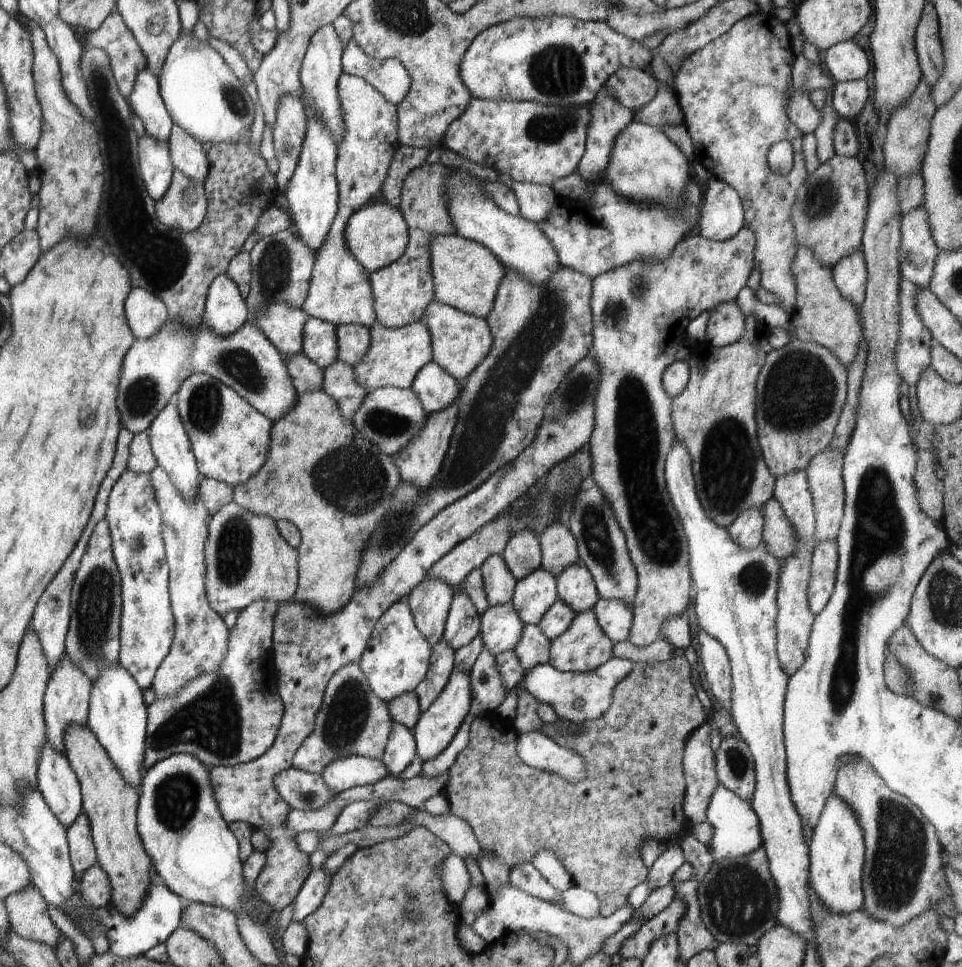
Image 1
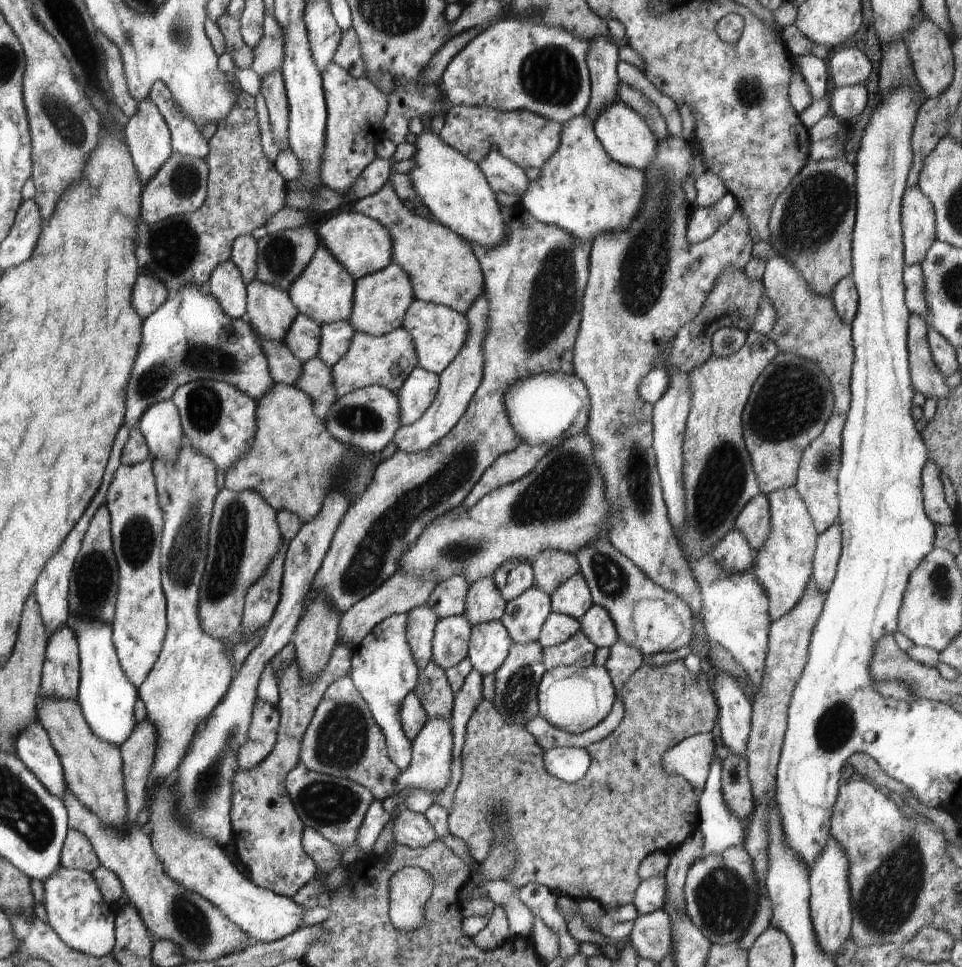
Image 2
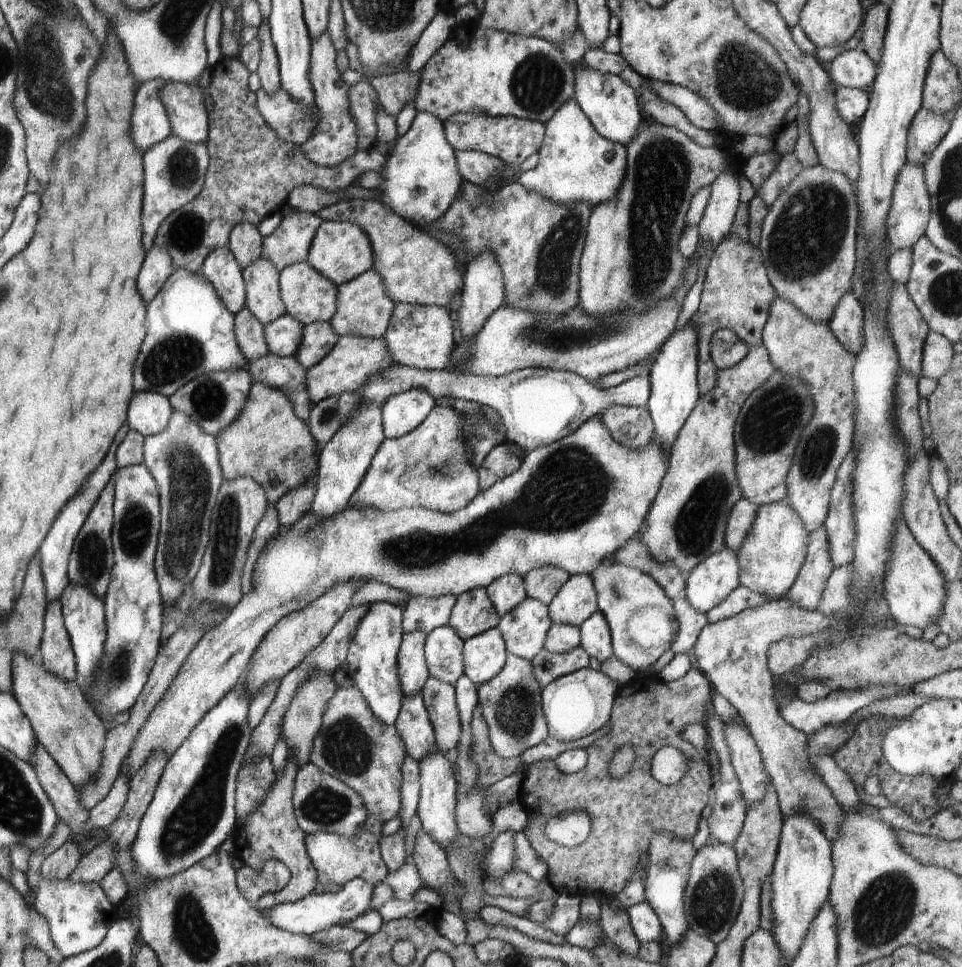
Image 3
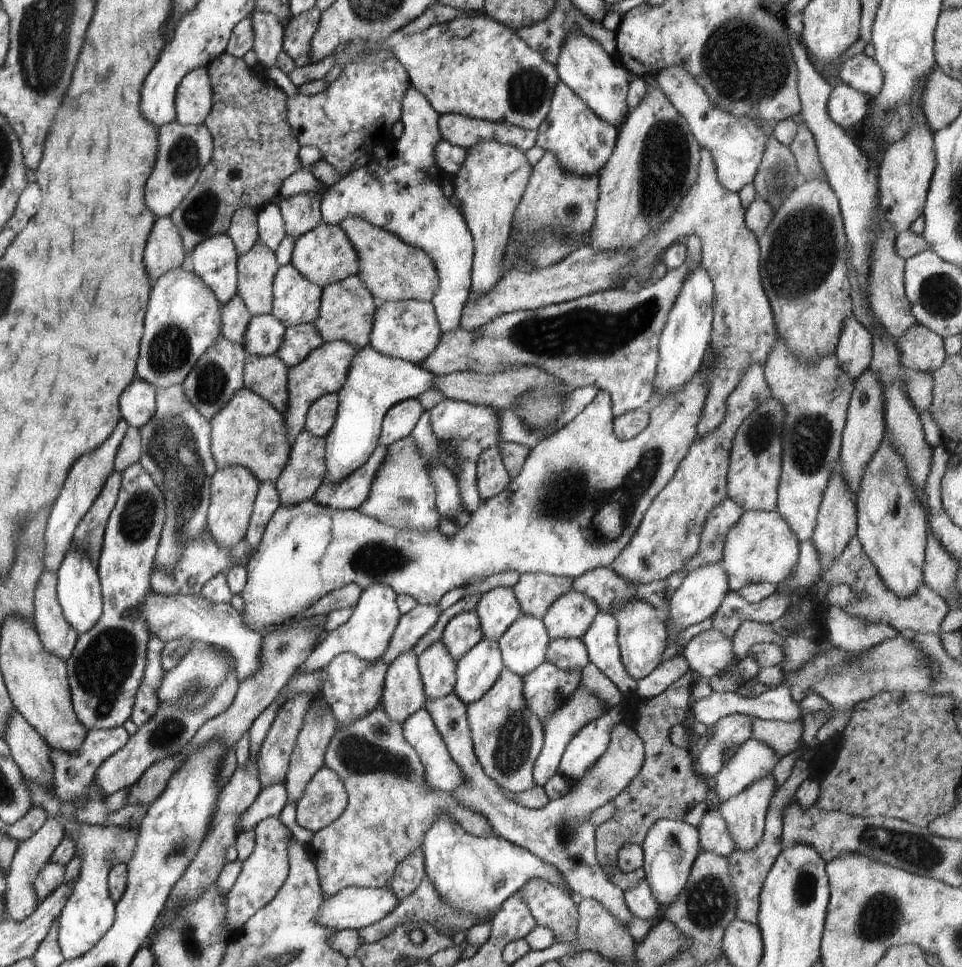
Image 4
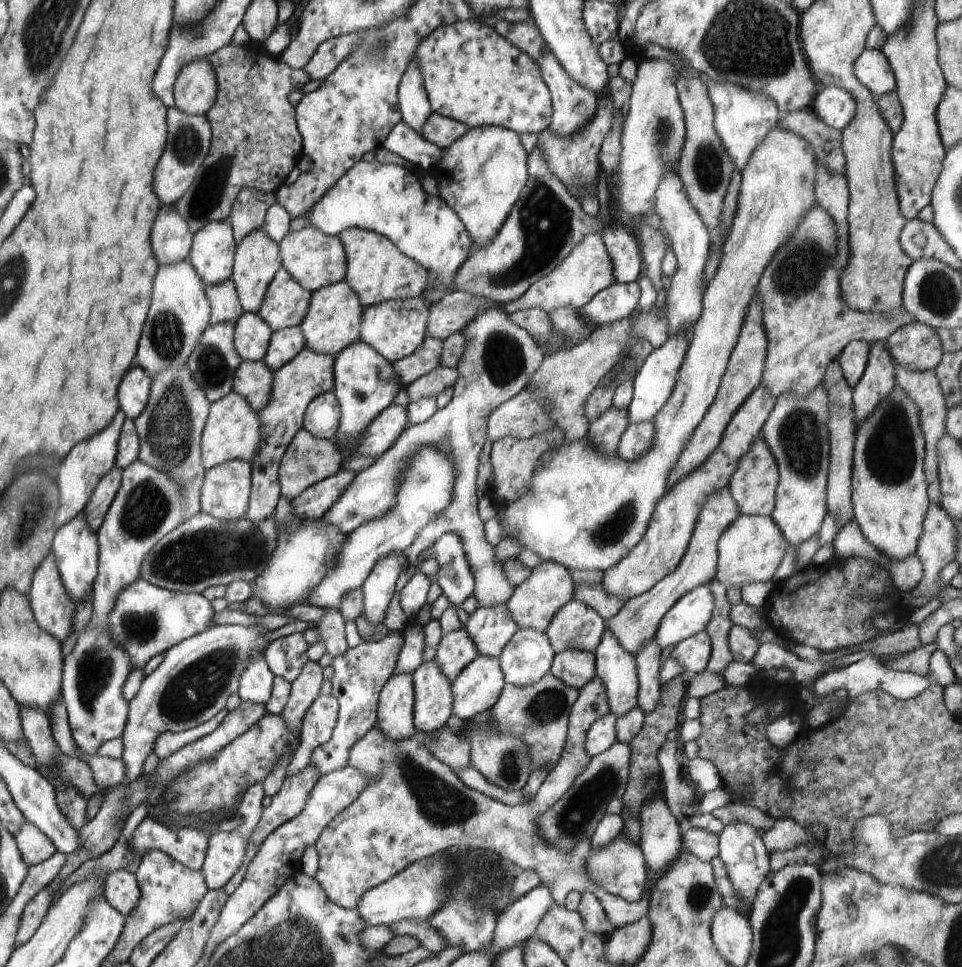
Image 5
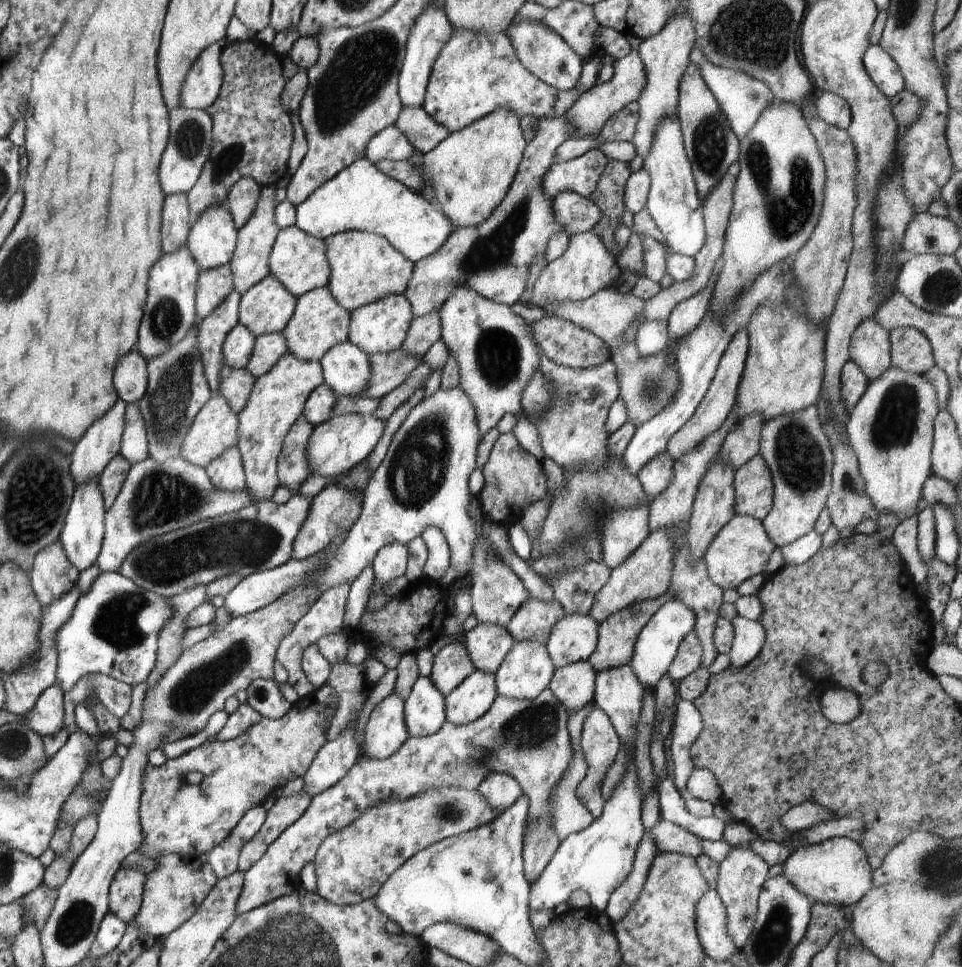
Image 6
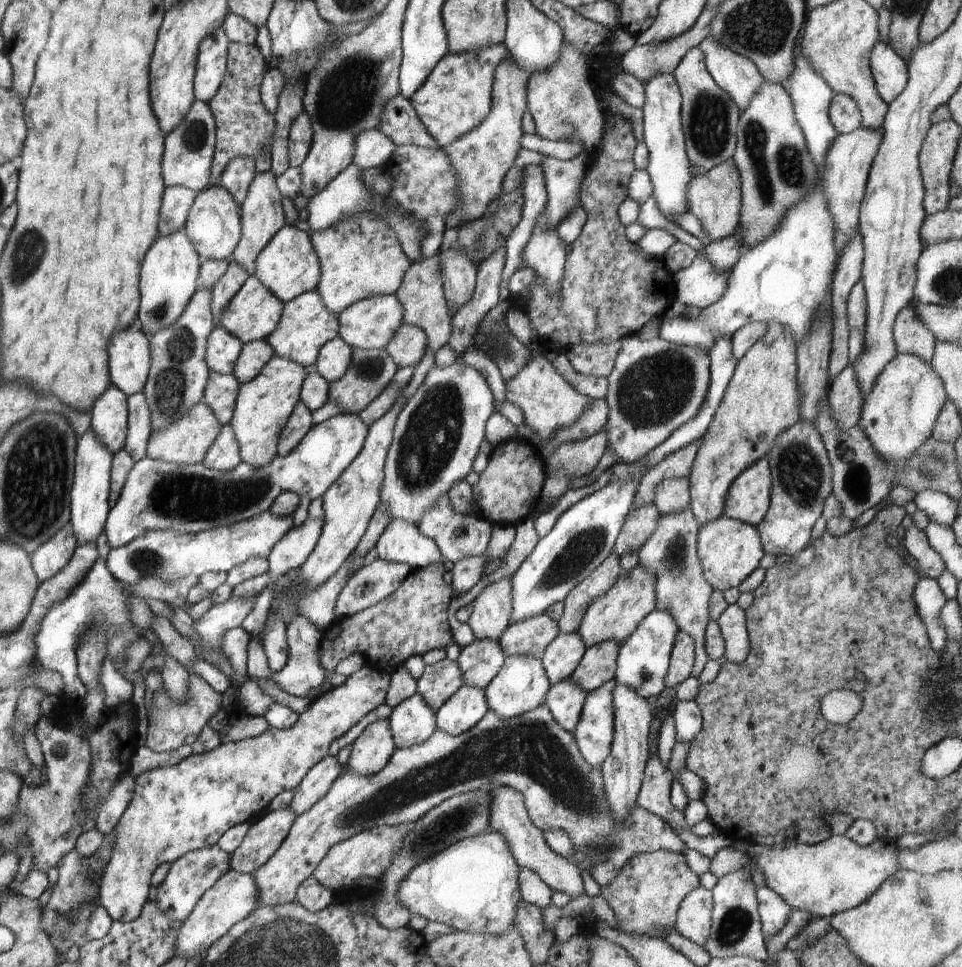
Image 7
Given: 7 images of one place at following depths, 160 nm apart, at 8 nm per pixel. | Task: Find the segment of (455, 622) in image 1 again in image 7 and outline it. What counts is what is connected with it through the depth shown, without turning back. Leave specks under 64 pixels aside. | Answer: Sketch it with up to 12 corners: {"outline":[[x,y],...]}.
{"outline":[[418,693],[387,721],[396,750],[422,744],[437,730]]}

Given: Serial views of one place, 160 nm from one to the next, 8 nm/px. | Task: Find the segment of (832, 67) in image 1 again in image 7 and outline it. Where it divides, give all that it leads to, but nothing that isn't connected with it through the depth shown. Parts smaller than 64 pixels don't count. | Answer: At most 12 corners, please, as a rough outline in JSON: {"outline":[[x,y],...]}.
{"outline":[[878,41],[869,65],[889,105],[907,88],[907,62]]}

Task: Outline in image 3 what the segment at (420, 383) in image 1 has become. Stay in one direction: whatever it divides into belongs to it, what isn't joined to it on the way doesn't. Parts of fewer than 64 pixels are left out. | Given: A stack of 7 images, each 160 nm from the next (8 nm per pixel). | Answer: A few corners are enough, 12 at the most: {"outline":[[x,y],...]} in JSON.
{"outline":[[422,389],[391,396],[381,408],[386,439],[418,428],[436,399]]}

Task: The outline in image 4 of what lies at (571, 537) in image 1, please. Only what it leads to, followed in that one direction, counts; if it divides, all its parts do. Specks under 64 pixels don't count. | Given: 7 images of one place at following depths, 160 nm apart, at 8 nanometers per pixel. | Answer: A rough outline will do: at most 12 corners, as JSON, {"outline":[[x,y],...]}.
{"outline":[[522,573],[512,587],[524,615],[542,620],[574,579]]}

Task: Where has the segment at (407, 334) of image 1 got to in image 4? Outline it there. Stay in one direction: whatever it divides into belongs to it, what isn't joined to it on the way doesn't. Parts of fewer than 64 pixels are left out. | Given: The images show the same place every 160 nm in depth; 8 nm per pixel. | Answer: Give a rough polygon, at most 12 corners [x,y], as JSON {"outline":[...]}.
{"outline":[[322,343],[289,367],[282,416],[291,443],[310,406],[340,392],[357,350]]}

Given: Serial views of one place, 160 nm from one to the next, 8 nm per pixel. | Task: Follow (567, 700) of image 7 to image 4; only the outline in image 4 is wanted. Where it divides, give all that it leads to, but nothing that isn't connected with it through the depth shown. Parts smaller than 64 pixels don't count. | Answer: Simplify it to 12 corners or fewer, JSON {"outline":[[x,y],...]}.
{"outline":[[554,639],[546,658],[564,671],[591,661],[580,639]]}

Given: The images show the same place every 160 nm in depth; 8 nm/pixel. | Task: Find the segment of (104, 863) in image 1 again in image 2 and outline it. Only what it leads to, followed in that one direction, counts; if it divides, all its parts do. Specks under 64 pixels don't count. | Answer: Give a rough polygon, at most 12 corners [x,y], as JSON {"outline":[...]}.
{"outline":[[39,696],[36,718],[67,789],[103,825],[130,829],[118,746],[77,700]]}

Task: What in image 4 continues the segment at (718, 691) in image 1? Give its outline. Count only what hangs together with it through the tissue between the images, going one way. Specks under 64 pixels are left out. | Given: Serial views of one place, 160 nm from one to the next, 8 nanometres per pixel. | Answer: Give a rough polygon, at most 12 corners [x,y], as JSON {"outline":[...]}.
{"outline":[[769,773],[718,809],[735,850],[762,840],[774,787]]}

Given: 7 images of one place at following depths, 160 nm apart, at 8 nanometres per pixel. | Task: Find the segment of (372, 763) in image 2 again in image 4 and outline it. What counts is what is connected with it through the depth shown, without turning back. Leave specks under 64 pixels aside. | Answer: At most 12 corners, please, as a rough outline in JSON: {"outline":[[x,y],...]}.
{"outline":[[381,706],[334,733],[347,807],[313,833],[326,897],[382,888],[444,816],[497,836],[429,789]]}

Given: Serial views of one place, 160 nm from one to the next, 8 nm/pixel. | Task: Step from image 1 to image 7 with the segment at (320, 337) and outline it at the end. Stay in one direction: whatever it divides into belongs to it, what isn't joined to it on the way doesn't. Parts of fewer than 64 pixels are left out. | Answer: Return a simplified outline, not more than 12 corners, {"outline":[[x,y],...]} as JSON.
{"outline":[[222,327],[207,338],[211,371],[232,375],[243,342]]}

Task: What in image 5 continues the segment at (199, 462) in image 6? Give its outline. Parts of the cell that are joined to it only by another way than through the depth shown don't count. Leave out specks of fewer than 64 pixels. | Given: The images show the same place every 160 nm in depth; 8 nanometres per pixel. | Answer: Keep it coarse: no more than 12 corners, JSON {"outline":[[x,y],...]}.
{"outline":[[230,391],[213,402],[201,434],[207,471],[250,464],[261,441],[259,416]]}

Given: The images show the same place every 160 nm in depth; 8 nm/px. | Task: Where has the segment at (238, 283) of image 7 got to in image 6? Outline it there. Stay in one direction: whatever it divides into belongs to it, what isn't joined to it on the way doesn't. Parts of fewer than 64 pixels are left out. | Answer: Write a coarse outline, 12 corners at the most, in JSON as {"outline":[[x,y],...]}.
{"outline":[[230,291],[198,322],[199,357],[213,394],[225,366],[224,337],[239,323]]}

